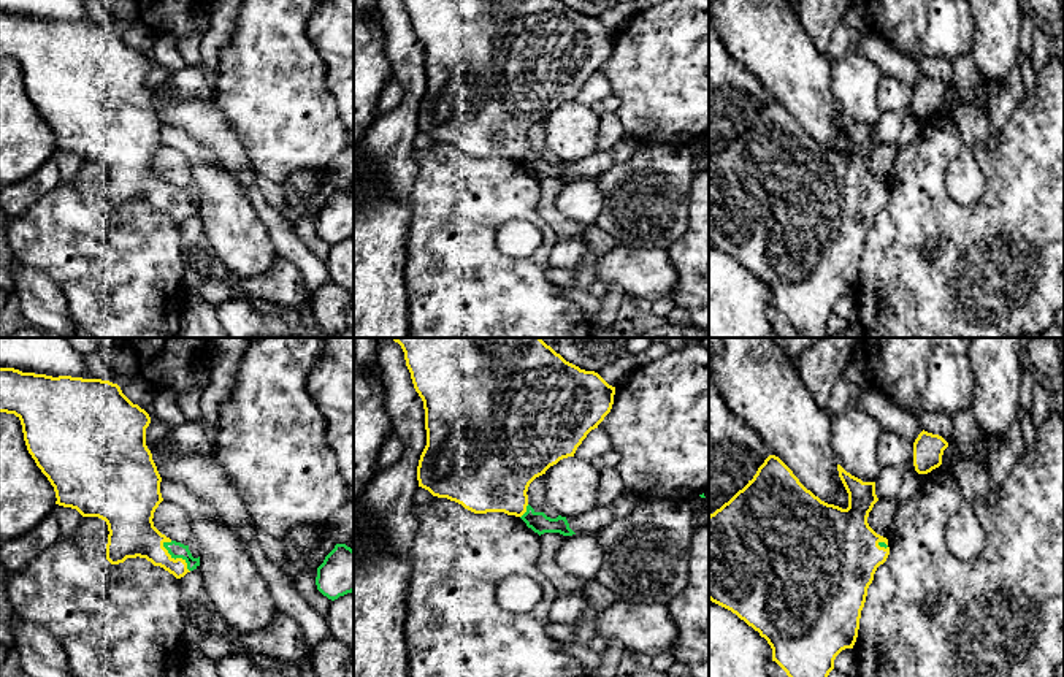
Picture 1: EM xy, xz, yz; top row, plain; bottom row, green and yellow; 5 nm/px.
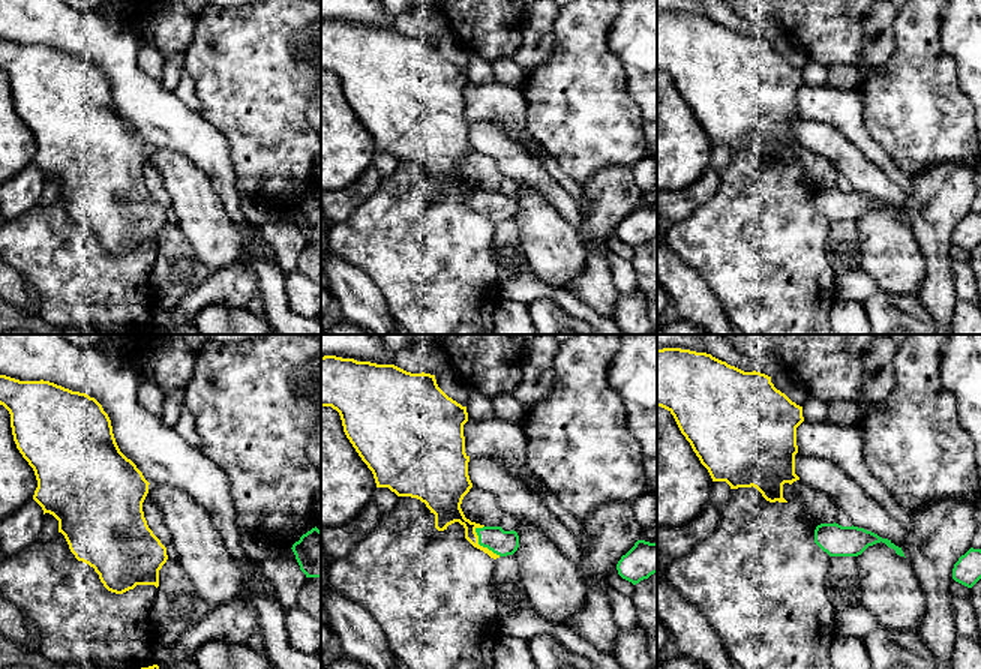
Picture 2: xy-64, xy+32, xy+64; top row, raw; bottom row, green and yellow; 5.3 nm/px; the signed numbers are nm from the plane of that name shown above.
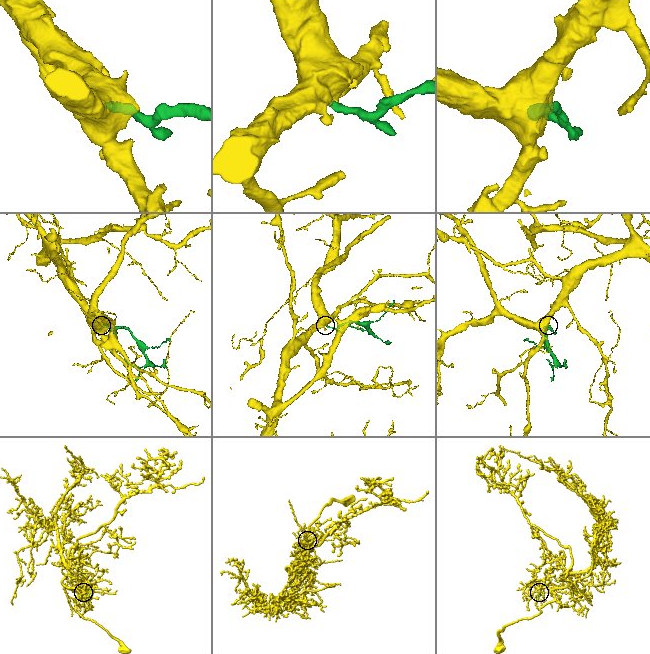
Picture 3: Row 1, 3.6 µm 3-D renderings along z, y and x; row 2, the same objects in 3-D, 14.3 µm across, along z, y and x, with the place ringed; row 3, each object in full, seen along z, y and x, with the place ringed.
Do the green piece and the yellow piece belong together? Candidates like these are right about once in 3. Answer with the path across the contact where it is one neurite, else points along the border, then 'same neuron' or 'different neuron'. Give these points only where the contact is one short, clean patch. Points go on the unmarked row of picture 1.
way xy (175, 194), (176, 202), (133, 179); same neuron

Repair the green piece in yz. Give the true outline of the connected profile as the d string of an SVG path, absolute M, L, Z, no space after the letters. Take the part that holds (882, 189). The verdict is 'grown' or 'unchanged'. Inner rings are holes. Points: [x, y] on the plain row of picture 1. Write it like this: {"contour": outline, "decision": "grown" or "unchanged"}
{"contour": "M769 100L753 124L709 160L709 244L736 258L767 285L772 306L787 317L796 338L866 338L859 323L839 335L829 335L826 325L836 301L856 287L867 233L877 212L886 206L890 192L888 184L867 168L878 146L875 127L863 127L840 109L837 116L848 138L847 154L821 146L779 101Z", "decision": "grown"}

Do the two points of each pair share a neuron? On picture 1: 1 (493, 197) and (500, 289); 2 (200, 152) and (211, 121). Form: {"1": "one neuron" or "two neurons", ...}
{"1": "one neuron", "2": "two neurons"}

